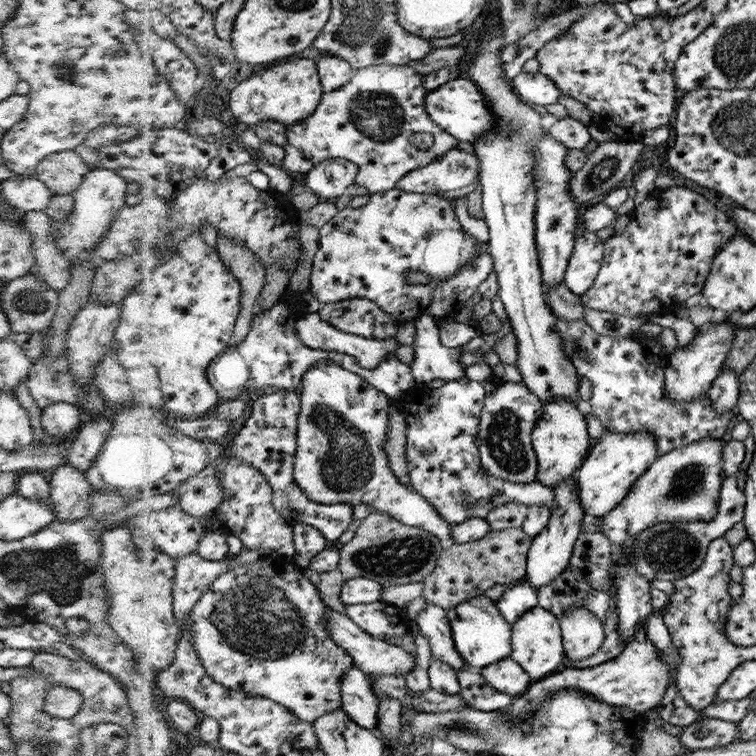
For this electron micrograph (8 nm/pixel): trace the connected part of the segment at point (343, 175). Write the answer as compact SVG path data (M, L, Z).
M328 159L324 163L318 164L313 171L306 174L305 179L308 183L309 190L314 191L325 201L334 201L340 196L349 192L349 188L357 182L357 176L360 172L360 166L354 164L354 161L346 159Z

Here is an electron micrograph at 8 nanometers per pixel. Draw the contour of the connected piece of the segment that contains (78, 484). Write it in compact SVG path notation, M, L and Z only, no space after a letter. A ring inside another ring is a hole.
M63 463L50 478L50 499L54 503L54 518L58 521L78 521L90 515L90 487L86 473L70 463Z

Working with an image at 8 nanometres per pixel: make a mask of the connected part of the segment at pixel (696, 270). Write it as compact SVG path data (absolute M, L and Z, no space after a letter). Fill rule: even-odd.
M684 186L655 188L628 216L630 221L625 230L603 243L599 274L593 286L579 296L580 302L587 308L628 317L638 317L642 312L662 316L675 314L680 302L703 292L717 253L725 247L728 239L734 238L734 233L740 231L723 211L716 209L716 205Z

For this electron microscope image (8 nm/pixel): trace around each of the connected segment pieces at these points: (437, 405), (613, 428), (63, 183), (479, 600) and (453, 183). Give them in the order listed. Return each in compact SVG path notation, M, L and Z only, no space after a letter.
M464 376L461 380L446 382L436 390L428 388L424 392L428 394L422 394L420 402L412 402L410 396L404 396L399 406L408 427L405 457L409 486L426 497L438 515L454 526L474 517L485 518L493 508L506 503L520 502L528 507L542 504L548 510L554 507L557 496L544 483L502 480L486 472L481 464L481 452L475 440L487 396L482 383Z
M560 316L556 320L554 330L562 336L578 376L592 383L591 413L600 419L605 432L652 431L657 437L658 455L662 455L694 441L720 439L728 430L736 410L718 413L708 396L678 402L665 393L665 367L670 354L657 337L649 338L640 332L630 337L611 337L594 331L585 320L569 322Z
M74 149L45 156L36 166L36 177L50 188L52 194L63 195L75 191L90 166Z
M485 594L468 599L454 608L448 609L447 616L453 629L454 644L457 646L458 654L466 662L467 668L479 671L512 654L513 625L502 615L497 603L486 597Z
M457 147L428 167L410 172L398 182L397 188L404 192L436 195L478 182L479 177L478 158Z

